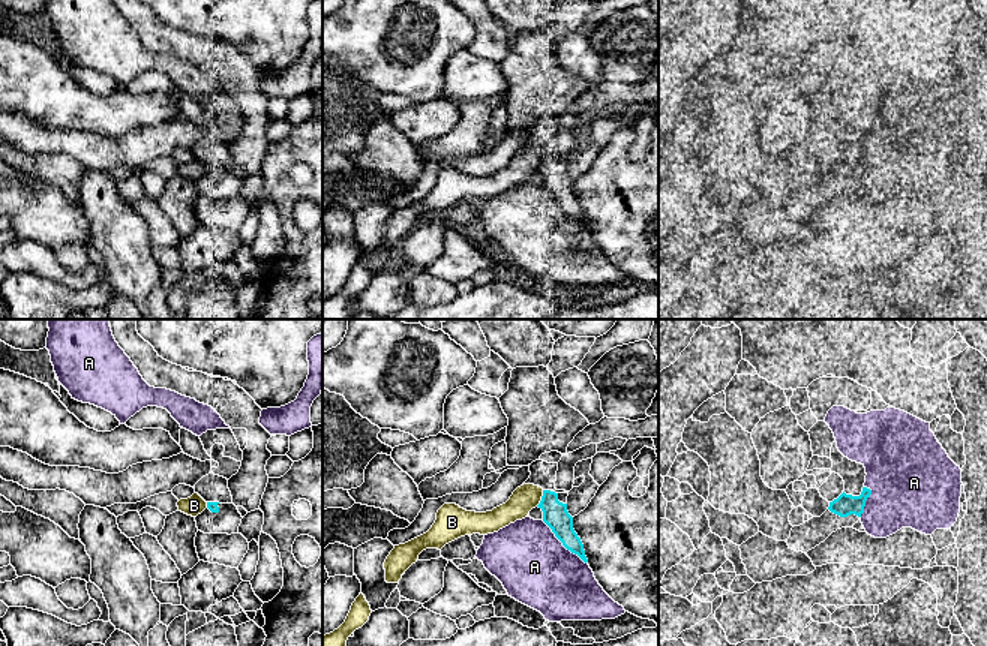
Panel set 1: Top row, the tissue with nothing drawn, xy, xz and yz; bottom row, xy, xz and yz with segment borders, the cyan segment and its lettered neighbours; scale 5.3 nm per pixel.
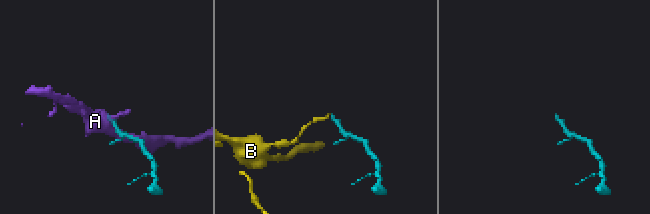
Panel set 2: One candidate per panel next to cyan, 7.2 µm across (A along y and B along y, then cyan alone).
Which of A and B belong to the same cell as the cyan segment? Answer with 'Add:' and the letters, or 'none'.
Add: none

